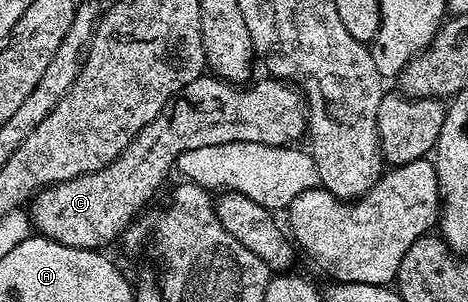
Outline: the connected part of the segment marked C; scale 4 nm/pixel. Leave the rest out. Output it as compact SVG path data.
M215 76L195 78L132 137L132 143L109 166L37 190L26 206L33 231L63 246L103 251L133 225L135 214L155 196L168 169L177 165L183 153L231 142L299 143L306 134L306 102L300 91L271 76L255 82L239 86Z

